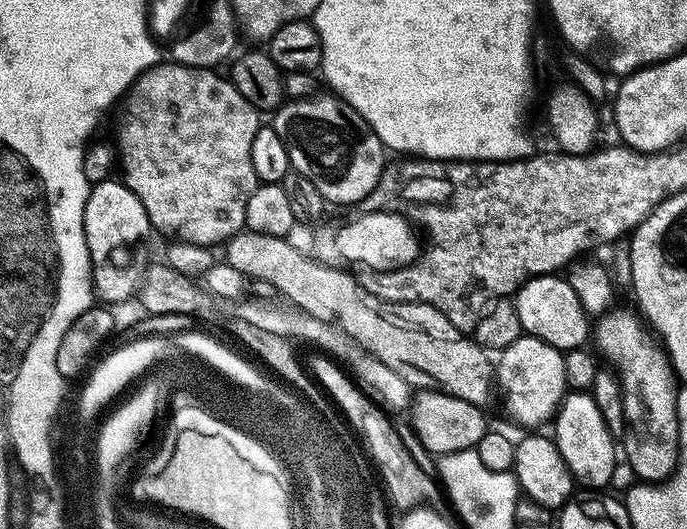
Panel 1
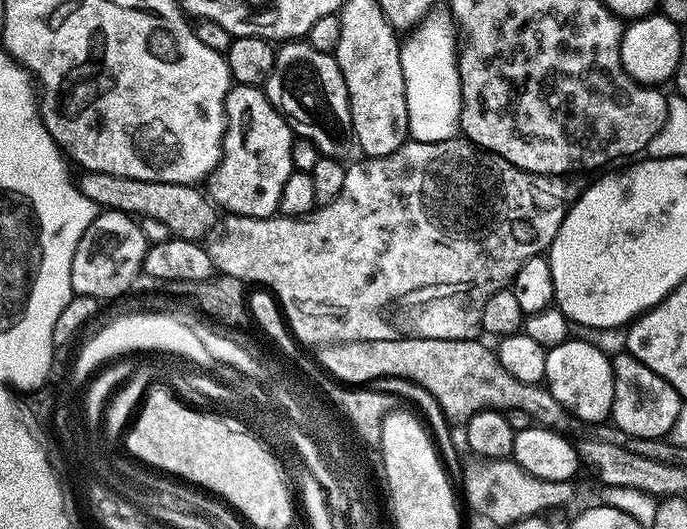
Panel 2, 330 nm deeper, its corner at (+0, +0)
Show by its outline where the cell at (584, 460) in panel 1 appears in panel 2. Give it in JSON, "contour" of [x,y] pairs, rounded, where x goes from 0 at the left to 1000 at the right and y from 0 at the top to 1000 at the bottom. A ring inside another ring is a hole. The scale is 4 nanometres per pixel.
{"contour":[[[830,639],[812,654],[796,660],[795,707],[790,724],[812,752],[812,760],[831,779],[840,794],[852,803],[878,802],[889,788],[891,762],[894,760],[894,707],[891,705],[891,682],[886,667],[879,667],[868,650],[860,650],[856,643],[838,643]]]}

